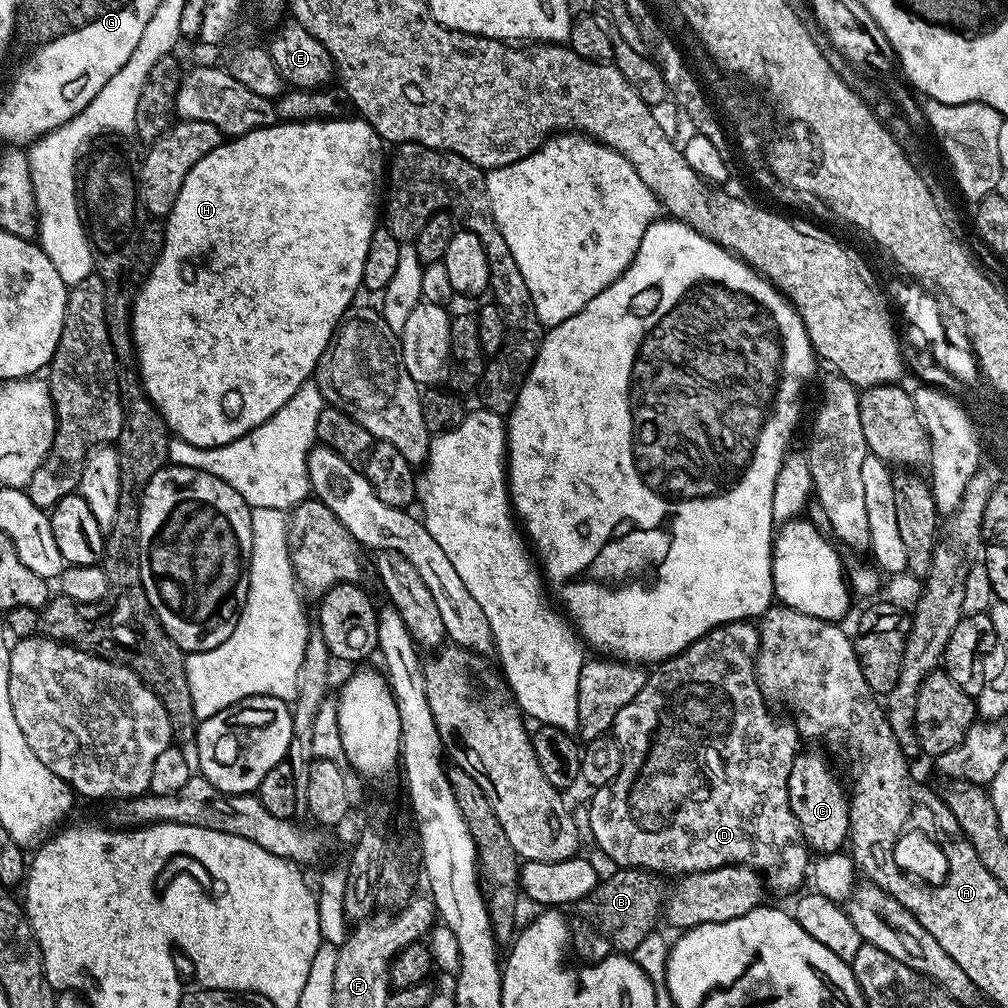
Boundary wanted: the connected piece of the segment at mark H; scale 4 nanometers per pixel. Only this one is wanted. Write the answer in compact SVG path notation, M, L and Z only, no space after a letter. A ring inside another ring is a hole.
M345 118L342 120L293 120L291 122L277 122L265 128L255 129L244 136L229 139L221 142L217 148L210 150L206 158L202 158L186 174L186 182L182 182L182 190L178 190L174 206L166 218L165 223L165 245L162 246L160 256L154 262L154 266L149 270L147 278L140 286L136 298L132 302L132 342L134 345L134 363L140 374L140 384L144 387L144 392L150 398L150 402L160 412L160 417L168 424L168 431L173 437L190 442L199 448L220 448L224 444L234 442L242 438L250 430L254 430L260 424L265 424L279 408L301 388L308 379L315 373L322 354L334 334L334 330L340 325L340 320L344 316L347 308L353 307L356 291L359 293L362 288L362 262L366 262L366 250L370 246L370 234L378 226L376 220L376 207L382 204L382 181L386 176L386 152L384 156L385 141L381 140L380 135L365 122L362 118Z

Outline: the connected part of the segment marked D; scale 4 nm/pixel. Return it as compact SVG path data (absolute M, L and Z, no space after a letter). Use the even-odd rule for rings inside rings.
M735 620L718 626L707 632L702 639L695 640L689 648L682 650L671 660L663 661L656 670L660 672L653 671L646 686L642 686L642 690L638 690L635 698L626 706L622 706L622 710L618 710L618 718L614 722L612 732L622 746L624 765L612 784L597 788L591 793L592 805L588 808L588 828L592 831L597 846L613 860L613 865L621 868L646 868L649 872L657 874L687 874L705 872L727 864L744 864L747 868L755 868L760 873L766 881L769 893L777 892L780 896L788 896L791 892L799 893L804 888L804 875L807 877L810 872L810 849L804 843L804 835L801 834L798 822L794 818L794 810L790 810L788 793L790 770L798 754L798 733L795 724L787 719L776 721L768 709L769 701L760 689L756 677L756 652L759 648L760 629L755 623Z

